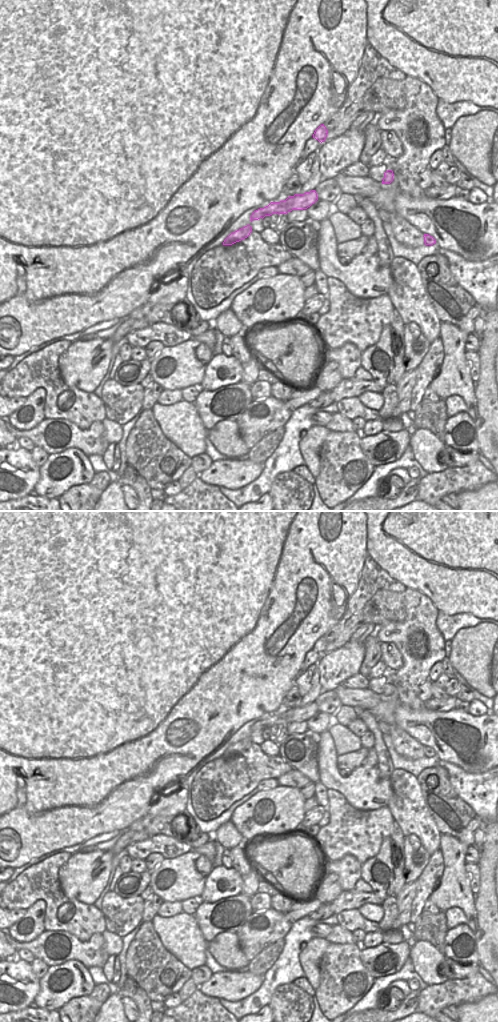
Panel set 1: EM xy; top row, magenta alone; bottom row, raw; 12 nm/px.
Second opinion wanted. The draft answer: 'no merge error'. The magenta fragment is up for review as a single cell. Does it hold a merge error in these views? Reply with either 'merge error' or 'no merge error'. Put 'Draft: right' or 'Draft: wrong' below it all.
no merge error
Draft: right

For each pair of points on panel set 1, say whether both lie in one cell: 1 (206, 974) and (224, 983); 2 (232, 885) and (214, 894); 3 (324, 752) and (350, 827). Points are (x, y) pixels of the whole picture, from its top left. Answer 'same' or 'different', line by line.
1: different
2: same
3: different

